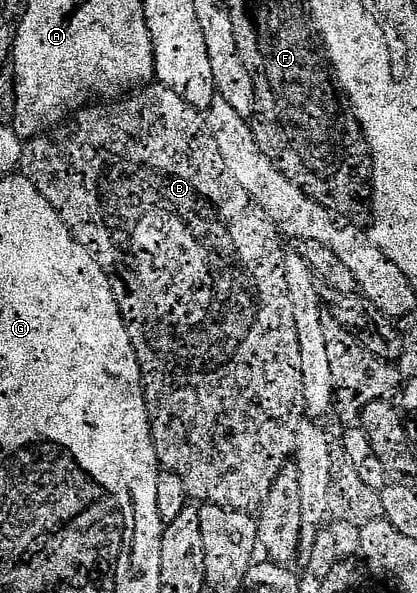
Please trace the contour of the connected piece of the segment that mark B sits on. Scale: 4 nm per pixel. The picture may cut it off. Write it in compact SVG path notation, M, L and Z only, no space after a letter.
M145 85L135 93L121 98L119 101L104 101L101 103L104 103L101 107L92 107L93 105L85 106L83 109L75 112L67 121L61 123L60 126L53 127L52 130L44 131L40 135L35 135L34 138L27 140L22 149L19 170L32 182L34 189L38 189L38 193L42 193L42 197L46 197L46 201L50 201L52 208L62 217L64 224L71 229L72 237L90 252L96 264L106 273L106 277L114 289L114 297L118 301L118 309L122 313L124 324L130 333L130 341L134 345L136 356L140 362L140 372L144 382L144 400L148 406L148 420L152 426L152 440L154 441L154 449L156 450L156 456L161 468L166 471L173 471L178 477L182 477L182 485L186 485L189 496L193 500L201 499L199 501L201 504L227 507L233 511L243 511L245 513L251 512L251 507L256 509L263 504L265 497L270 493L272 483L276 479L276 474L280 471L282 463L281 460L276 460L280 455L280 451L276 446L279 445L280 438L284 435L284 426L291 421L292 414L296 411L296 399L298 403L304 385L304 371L300 367L300 342L298 341L298 329L296 328L296 310L292 304L291 297L288 296L288 286L284 276L286 248L280 244L280 241L282 241L281 230L263 212L263 209L255 203L250 193L246 189L242 189L242 185L238 183L237 178L226 167L226 161L222 159L221 150L218 149L218 142L211 135L202 111L195 108L194 105L188 104L178 93L174 93L174 89L163 85Z

